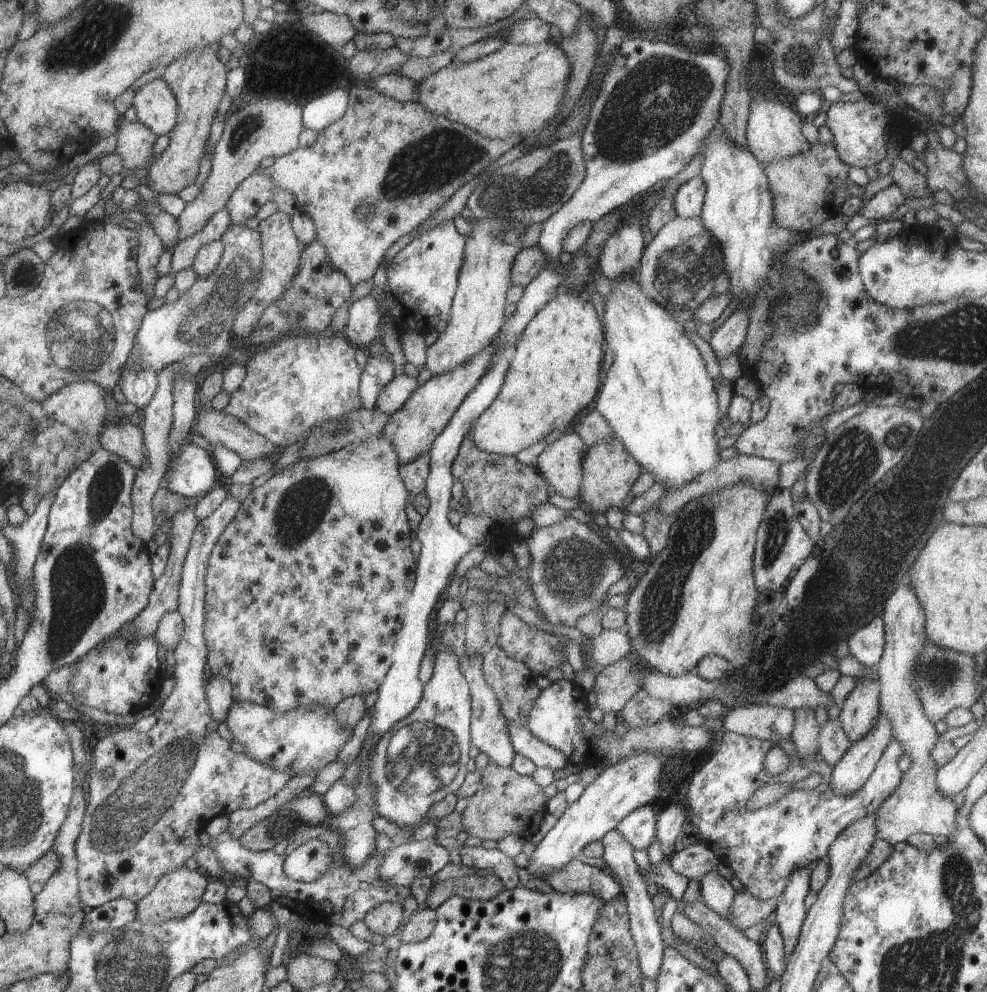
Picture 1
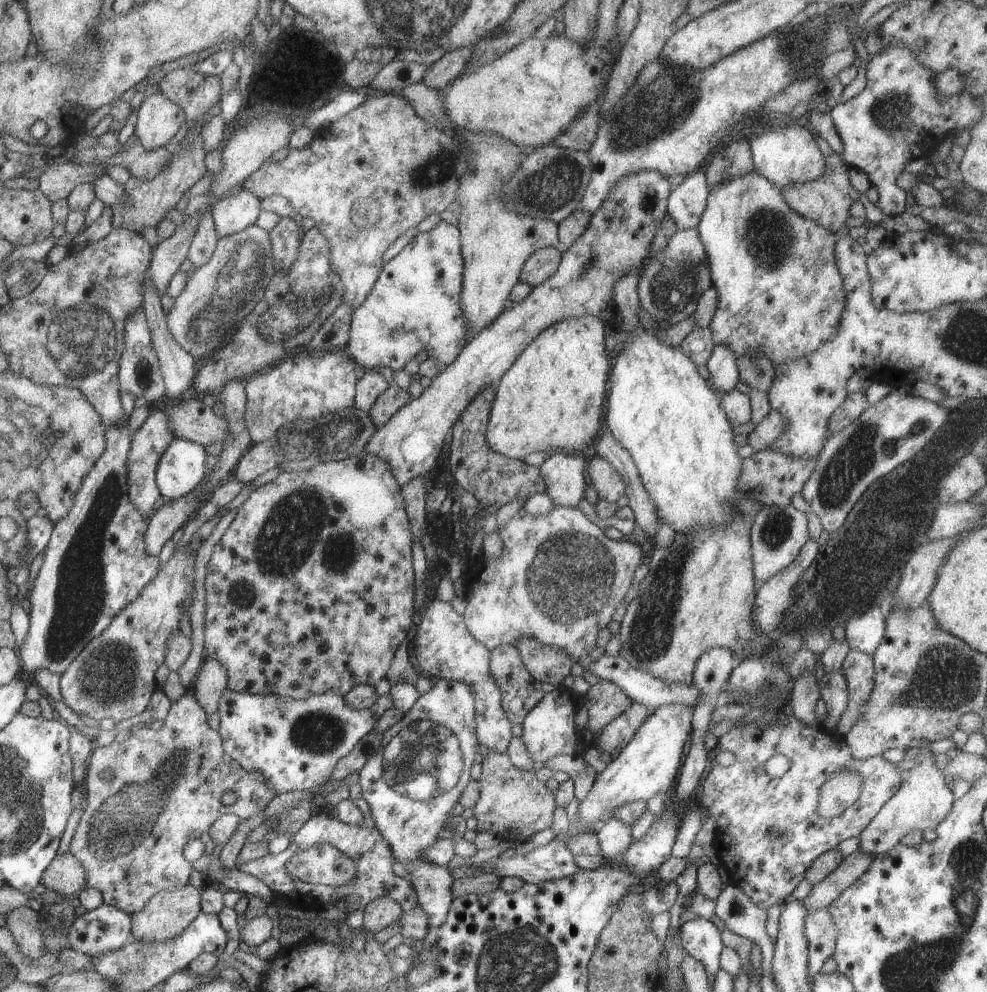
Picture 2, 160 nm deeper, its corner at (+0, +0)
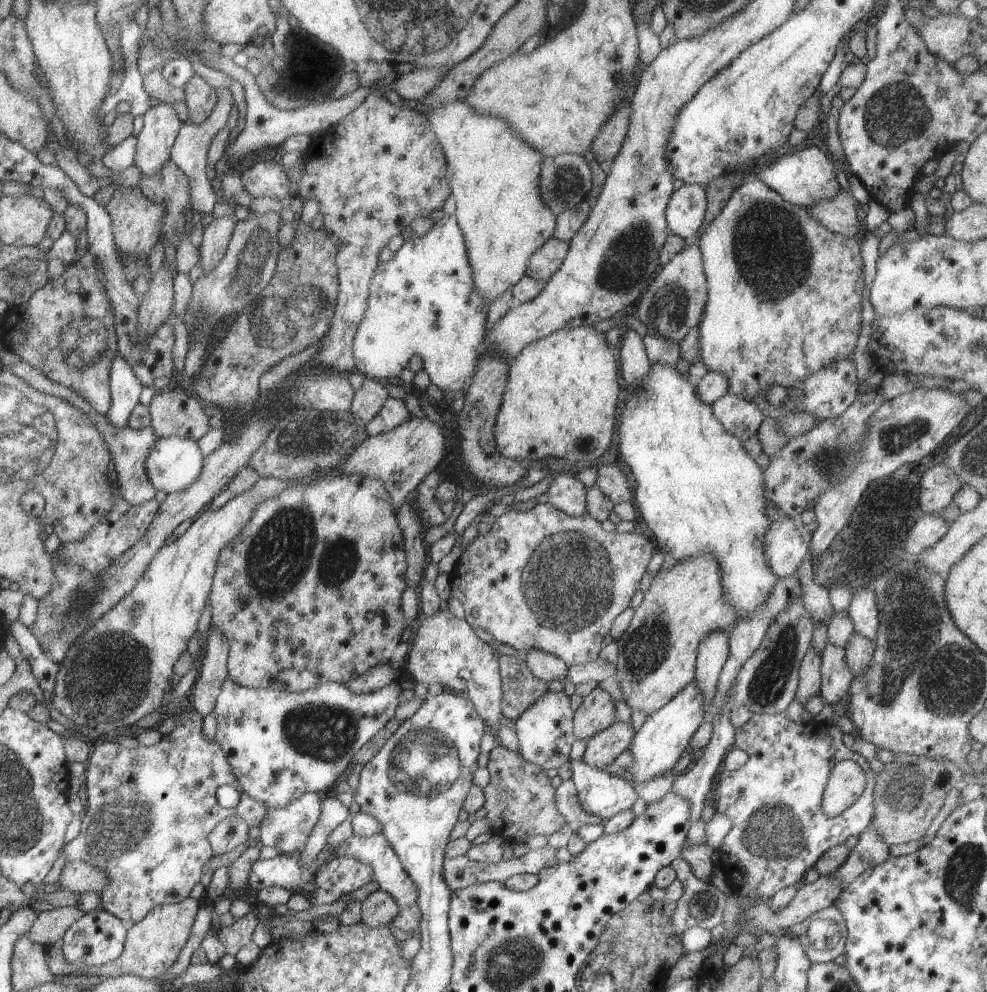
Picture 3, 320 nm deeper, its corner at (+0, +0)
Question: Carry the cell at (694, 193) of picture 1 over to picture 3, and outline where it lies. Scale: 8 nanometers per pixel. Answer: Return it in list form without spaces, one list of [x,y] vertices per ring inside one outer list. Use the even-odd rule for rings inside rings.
[[[685,183],[672,194],[665,211],[669,233],[681,237],[684,241],[694,240],[704,223],[706,210],[705,189]]]

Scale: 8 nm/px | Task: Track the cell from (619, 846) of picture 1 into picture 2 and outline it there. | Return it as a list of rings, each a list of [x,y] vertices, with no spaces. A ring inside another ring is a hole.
[[[610,817],[595,835],[598,837],[604,856],[608,859],[613,859],[623,853],[633,840],[632,826],[616,817]]]

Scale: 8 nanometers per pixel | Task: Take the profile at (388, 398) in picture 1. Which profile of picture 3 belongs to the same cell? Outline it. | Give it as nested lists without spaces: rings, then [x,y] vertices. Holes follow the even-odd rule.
[[[388,397],[378,414],[365,425],[366,434],[368,437],[374,437],[382,433],[390,433],[409,416],[410,413],[404,401]]]

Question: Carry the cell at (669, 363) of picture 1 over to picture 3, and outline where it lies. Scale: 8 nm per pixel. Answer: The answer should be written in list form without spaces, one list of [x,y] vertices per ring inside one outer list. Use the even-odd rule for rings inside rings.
[[[651,365],[650,372],[641,383],[639,390],[636,393],[631,393],[631,395],[632,398],[626,401],[624,410],[621,410],[621,424],[616,436],[620,439],[620,460],[630,466],[630,470],[634,478],[636,478],[636,489],[634,490],[633,497],[634,502],[636,502],[635,508],[638,508],[637,512],[640,512],[642,518],[644,518],[644,522],[648,524],[648,528],[650,528],[650,532],[654,534],[656,540],[655,545],[657,549],[651,558],[648,572],[656,572],[661,569],[662,562],[664,562],[664,552],[670,552],[678,563],[686,560],[688,557],[708,553],[717,560],[717,564],[720,567],[724,600],[735,609],[735,613],[740,618],[740,621],[748,619],[755,613],[756,609],[760,609],[767,602],[767,598],[771,596],[771,590],[773,586],[776,586],[778,578],[767,565],[764,550],[765,534],[772,521],[766,515],[766,509],[770,507],[770,502],[765,493],[763,469],[760,468],[756,461],[754,461],[755,458],[744,448],[741,440],[737,439],[727,430],[724,430],[722,423],[716,420],[711,405],[703,403],[697,397],[695,386],[690,383],[689,379],[685,379],[675,367]]]

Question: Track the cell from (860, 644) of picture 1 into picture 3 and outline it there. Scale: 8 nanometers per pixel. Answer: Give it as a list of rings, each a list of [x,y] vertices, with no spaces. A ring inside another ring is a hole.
[[[857,588],[847,613],[852,619],[854,630],[874,641],[880,624],[879,608],[874,592],[868,588]]]

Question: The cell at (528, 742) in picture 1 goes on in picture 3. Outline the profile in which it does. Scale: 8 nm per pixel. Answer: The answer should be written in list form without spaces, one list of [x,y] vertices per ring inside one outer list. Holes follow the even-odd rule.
[[[569,761],[573,772],[571,779],[584,812],[608,820],[623,810],[632,809],[638,796],[630,781],[582,761]]]

